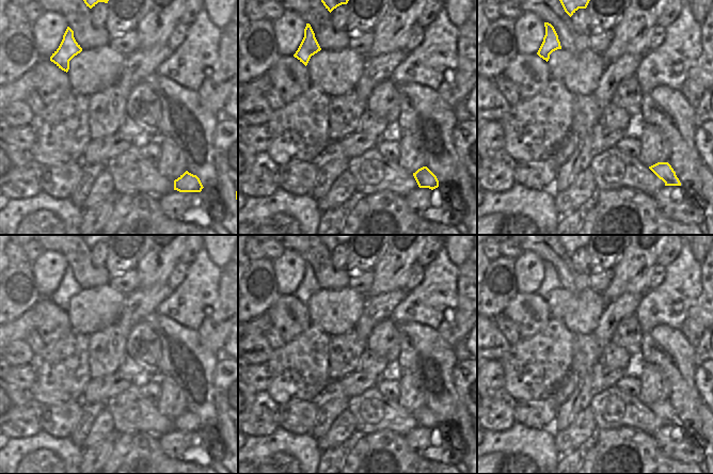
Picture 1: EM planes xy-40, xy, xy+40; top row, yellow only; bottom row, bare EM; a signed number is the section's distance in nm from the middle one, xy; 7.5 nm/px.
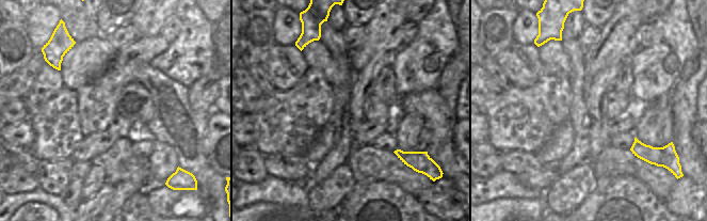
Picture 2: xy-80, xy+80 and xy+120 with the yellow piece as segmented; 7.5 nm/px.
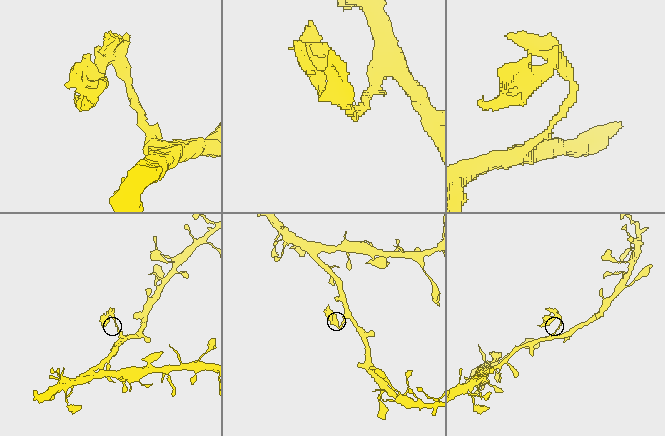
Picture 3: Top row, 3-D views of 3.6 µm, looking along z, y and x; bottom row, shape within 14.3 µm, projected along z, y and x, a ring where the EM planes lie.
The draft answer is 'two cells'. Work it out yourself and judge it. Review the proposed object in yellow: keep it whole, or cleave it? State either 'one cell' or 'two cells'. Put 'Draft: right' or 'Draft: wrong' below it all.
two cells
Draft: right

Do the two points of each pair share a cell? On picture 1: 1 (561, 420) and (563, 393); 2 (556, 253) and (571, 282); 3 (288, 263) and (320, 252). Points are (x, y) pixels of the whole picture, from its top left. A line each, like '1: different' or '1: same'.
1: different
2: same
3: different

